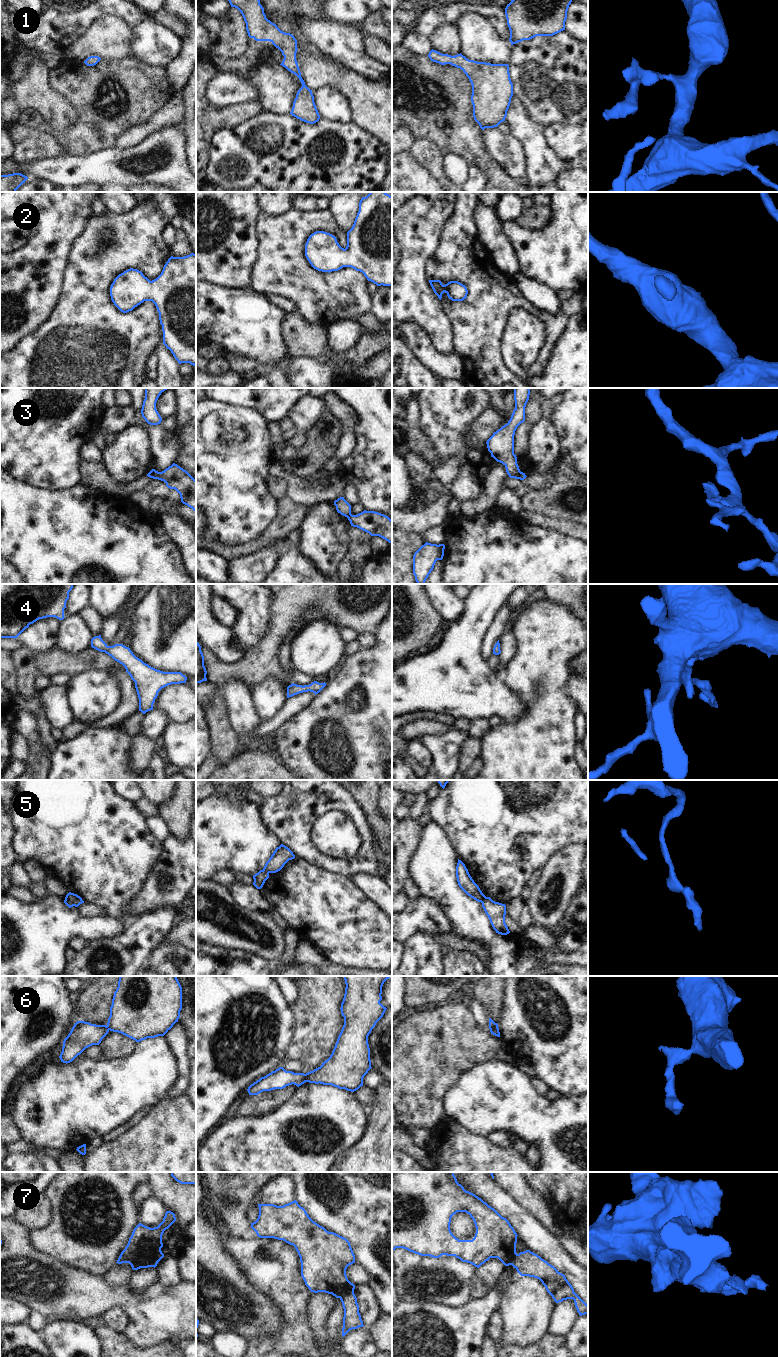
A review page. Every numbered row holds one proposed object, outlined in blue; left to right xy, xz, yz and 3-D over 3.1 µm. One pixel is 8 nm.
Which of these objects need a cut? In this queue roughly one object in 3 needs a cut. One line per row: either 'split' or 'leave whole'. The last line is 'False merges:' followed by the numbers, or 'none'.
1: leave whole
2: leave whole
3: split
4: leave whole
5: split
6: split
7: split
False merges: 3, 5, 6, 7

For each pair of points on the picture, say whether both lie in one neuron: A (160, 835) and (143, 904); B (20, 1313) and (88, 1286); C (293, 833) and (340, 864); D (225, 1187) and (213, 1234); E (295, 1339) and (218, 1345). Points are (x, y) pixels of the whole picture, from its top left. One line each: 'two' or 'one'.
A: two
B: two
C: one
D: two
E: two

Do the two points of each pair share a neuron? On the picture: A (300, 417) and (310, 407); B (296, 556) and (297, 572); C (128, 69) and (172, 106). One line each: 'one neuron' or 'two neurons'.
A: one neuron
B: one neuron
C: two neurons

